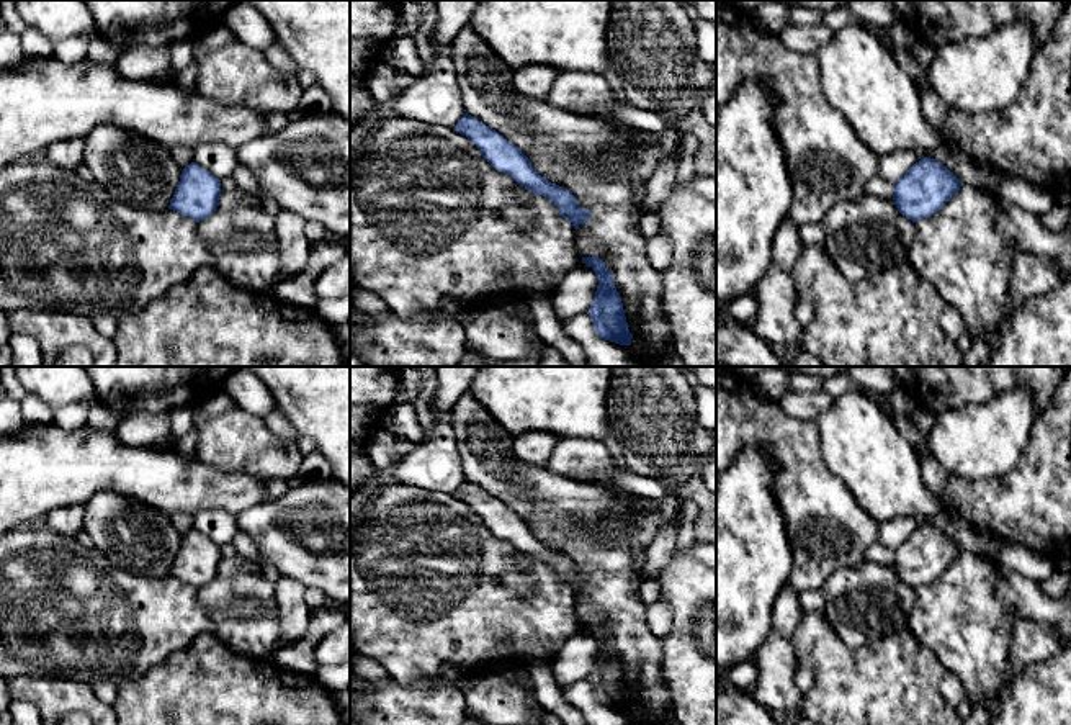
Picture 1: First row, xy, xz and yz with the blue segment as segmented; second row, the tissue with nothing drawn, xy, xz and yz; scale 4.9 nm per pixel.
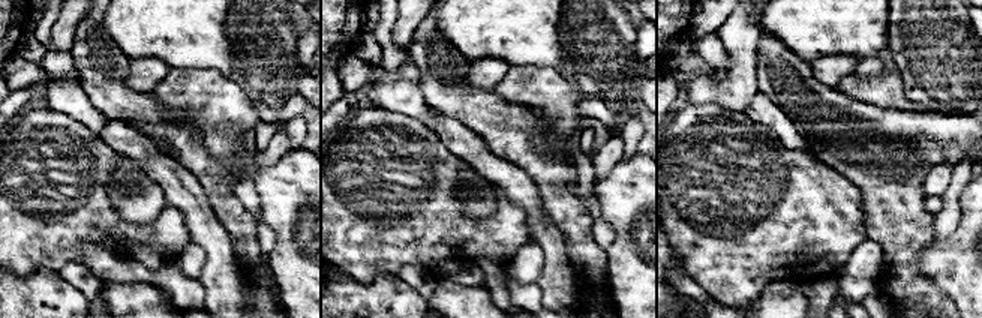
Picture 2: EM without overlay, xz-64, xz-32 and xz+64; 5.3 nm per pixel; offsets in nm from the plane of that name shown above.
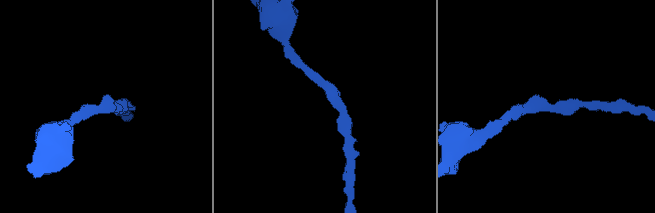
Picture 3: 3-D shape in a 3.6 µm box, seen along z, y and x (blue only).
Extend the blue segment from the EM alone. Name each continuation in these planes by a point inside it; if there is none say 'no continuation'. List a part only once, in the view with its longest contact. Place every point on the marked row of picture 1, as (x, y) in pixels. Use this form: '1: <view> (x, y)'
no continuation

